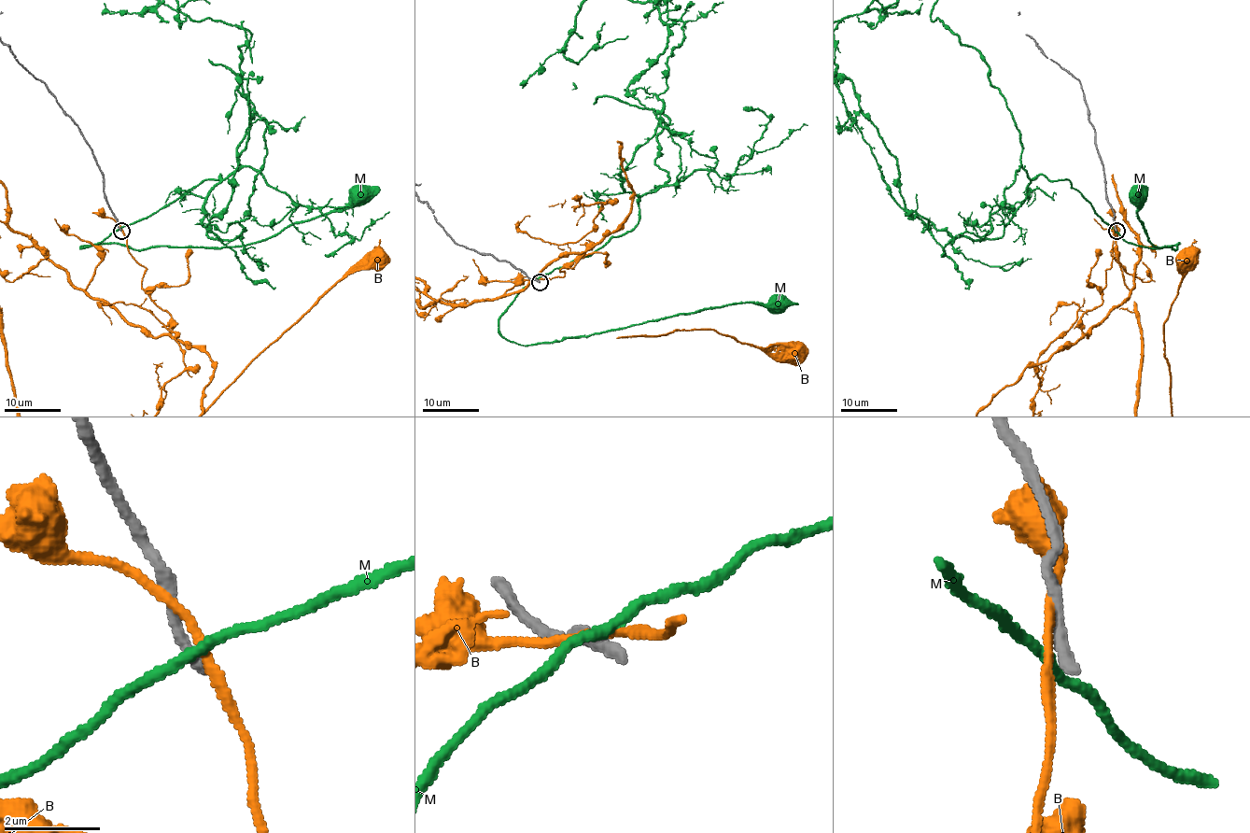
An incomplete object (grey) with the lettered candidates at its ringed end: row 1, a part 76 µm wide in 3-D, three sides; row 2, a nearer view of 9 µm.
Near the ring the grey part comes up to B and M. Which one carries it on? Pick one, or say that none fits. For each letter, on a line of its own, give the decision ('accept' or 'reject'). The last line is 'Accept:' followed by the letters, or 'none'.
B: reject
M: reject
Accept: none

